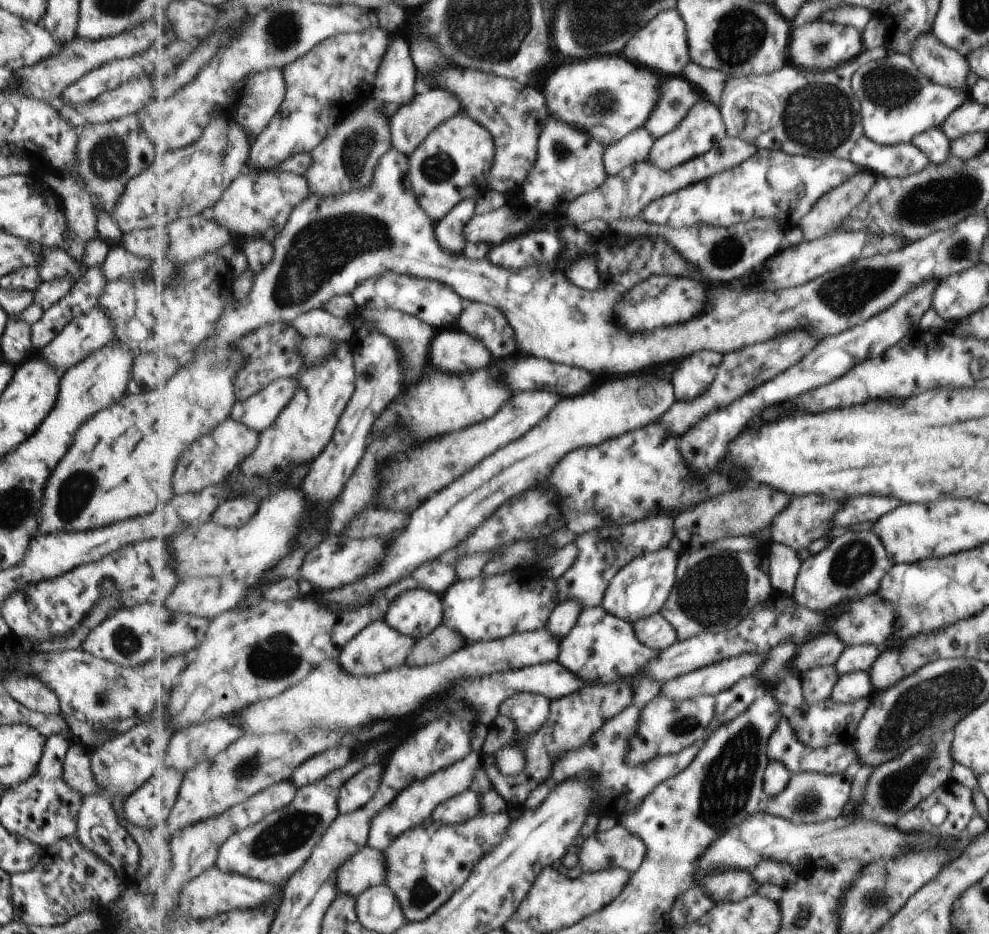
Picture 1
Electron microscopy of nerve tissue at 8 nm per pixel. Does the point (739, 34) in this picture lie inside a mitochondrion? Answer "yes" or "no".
yes

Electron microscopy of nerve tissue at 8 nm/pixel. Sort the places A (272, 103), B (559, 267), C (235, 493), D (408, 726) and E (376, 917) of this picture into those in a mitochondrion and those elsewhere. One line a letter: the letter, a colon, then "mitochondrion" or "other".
A: other
B: other
C: other
D: other
E: other

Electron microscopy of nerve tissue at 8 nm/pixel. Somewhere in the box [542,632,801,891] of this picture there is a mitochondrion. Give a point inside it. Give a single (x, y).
(728, 781)

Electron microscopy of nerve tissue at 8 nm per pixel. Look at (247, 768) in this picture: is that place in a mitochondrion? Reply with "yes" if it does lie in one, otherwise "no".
yes

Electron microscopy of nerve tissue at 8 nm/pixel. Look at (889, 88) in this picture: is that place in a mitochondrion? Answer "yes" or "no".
yes

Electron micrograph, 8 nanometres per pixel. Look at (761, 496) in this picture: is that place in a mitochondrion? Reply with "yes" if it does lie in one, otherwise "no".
no

